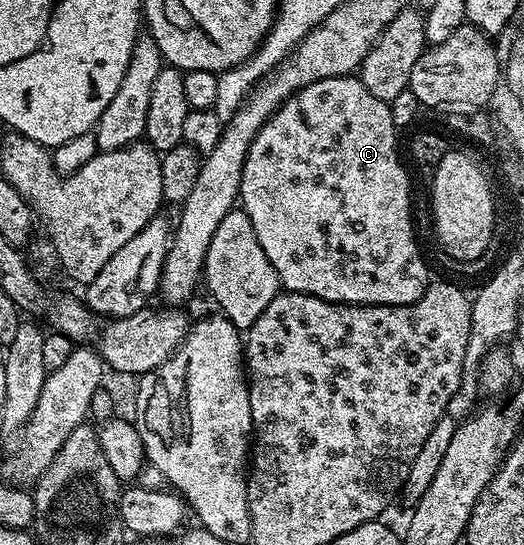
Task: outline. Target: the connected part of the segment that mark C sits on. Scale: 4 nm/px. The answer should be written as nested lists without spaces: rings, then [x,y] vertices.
[[[355,75],[321,79],[309,83],[304,89],[298,89],[263,124],[261,131],[257,131],[247,152],[245,167],[241,171],[239,201],[242,209],[249,215],[249,223],[253,223],[253,231],[257,231],[257,243],[261,243],[269,263],[273,263],[273,271],[277,271],[280,286],[286,292],[313,295],[317,299],[335,301],[338,305],[408,305],[425,295],[429,284],[427,265],[415,242],[415,225],[411,222],[411,181],[399,158],[398,136],[400,134],[393,123],[390,104],[377,99],[377,95],[371,94],[369,87],[365,87],[365,83]]]

